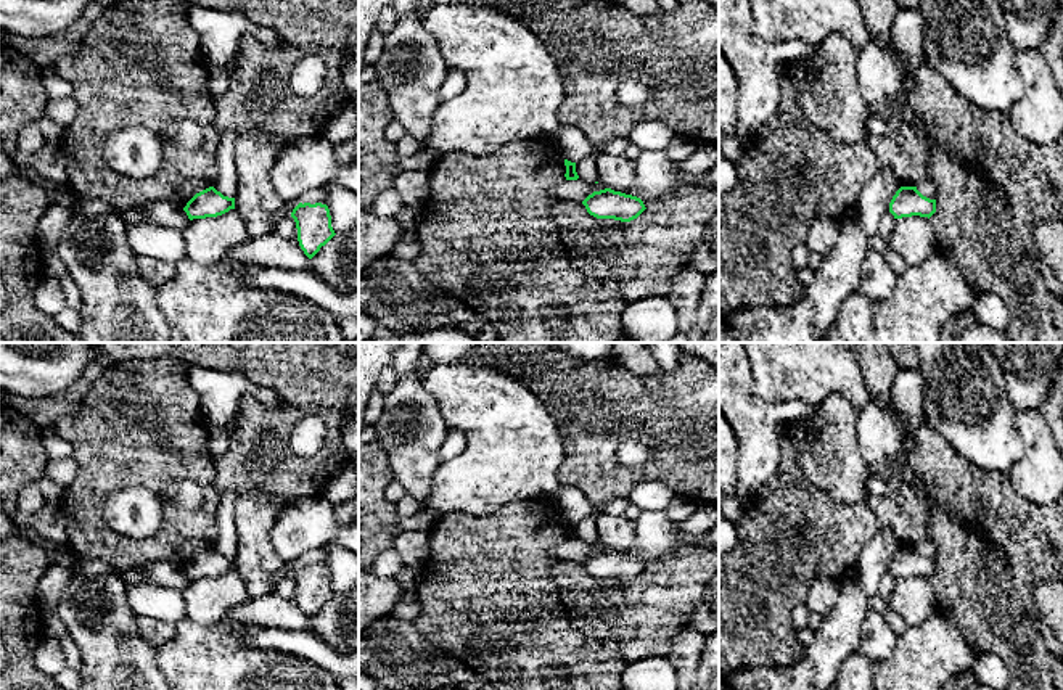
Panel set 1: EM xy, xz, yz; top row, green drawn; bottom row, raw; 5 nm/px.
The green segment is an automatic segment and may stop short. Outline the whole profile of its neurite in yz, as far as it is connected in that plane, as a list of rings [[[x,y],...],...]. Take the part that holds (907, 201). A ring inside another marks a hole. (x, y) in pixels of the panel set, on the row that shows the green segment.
[[[901,187],[889,203],[889,212],[894,219],[902,217],[931,217],[936,212],[936,199],[923,196],[917,187]]]

